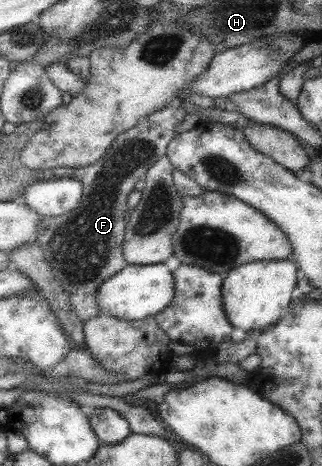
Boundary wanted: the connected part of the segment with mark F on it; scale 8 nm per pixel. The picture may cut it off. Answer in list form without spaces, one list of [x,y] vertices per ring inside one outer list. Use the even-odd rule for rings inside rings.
[[[175,103],[142,118],[134,127],[117,135],[98,161],[75,171],[75,178],[82,183],[80,203],[72,211],[54,217],[44,216],[38,223],[36,241],[52,266],[56,280],[70,295],[73,311],[83,323],[102,314],[96,303],[98,287],[127,266],[122,245],[128,195],[135,190],[136,182],[146,177],[151,164],[167,155],[168,143],[177,136],[176,127],[186,116],[187,111]]]

